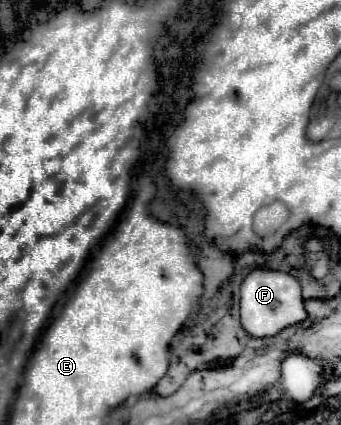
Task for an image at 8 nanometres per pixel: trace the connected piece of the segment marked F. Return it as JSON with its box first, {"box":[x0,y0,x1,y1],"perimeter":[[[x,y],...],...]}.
{"box":[240,269,306,337],"perimeter":[[[272,269],[252,271],[242,281],[240,287],[240,317],[242,317],[242,327],[252,337],[272,337],[282,329],[304,321],[306,309],[304,309],[304,299],[300,295],[298,279],[288,273],[272,271]]]}

